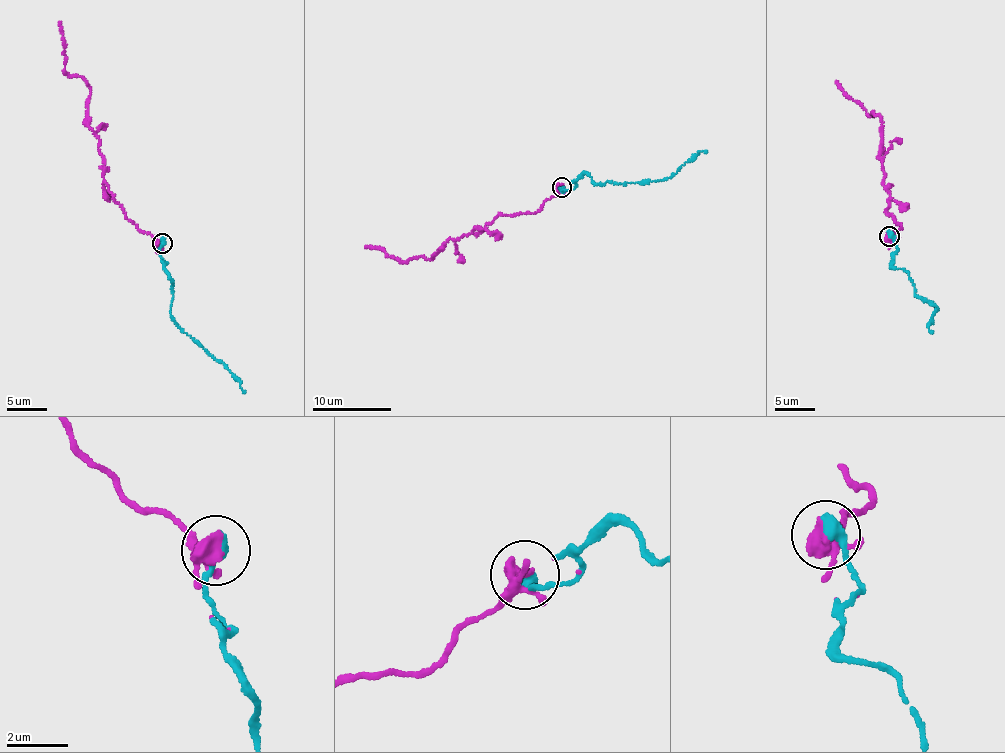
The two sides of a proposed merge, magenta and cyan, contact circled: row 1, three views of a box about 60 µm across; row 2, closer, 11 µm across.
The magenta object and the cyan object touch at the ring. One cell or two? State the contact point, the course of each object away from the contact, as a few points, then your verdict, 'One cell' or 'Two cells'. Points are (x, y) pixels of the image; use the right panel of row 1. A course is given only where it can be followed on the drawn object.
Place: (889, 236). Course of magenta: (889, 235), (900, 227), (886, 211), (890, 200), (879, 156), (882, 118), (871, 115), (835, 81). Course of cyan: (889, 235), (897, 248), (892, 266), (909, 274), (914, 293), (938, 308), (929, 326), (933, 333). One cell

